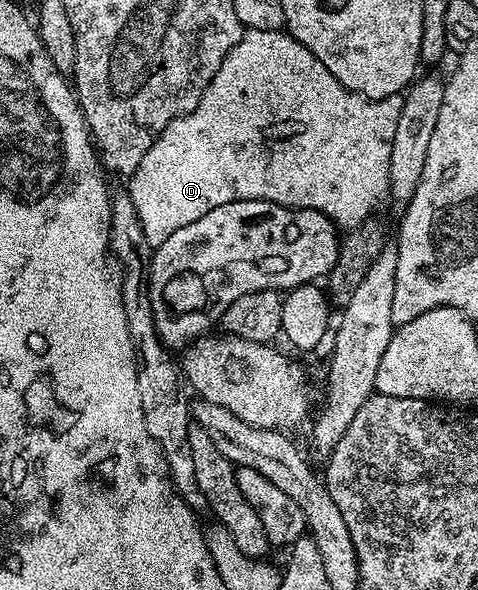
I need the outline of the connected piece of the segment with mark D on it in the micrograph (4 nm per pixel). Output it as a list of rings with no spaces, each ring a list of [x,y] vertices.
[[[271,30],[242,31],[241,40],[230,50],[227,58],[223,58],[223,66],[219,66],[219,70],[215,74],[215,78],[211,78],[207,90],[203,90],[203,98],[199,98],[199,106],[195,106],[195,110],[191,110],[191,114],[172,120],[161,131],[159,138],[151,146],[151,150],[147,150],[147,154],[143,154],[143,162],[139,162],[139,166],[133,171],[133,175],[128,177],[127,184],[129,185],[127,185],[127,191],[131,202],[135,202],[135,214],[139,214],[139,226],[143,226],[143,235],[146,236],[150,249],[155,249],[163,242],[167,242],[167,238],[171,238],[171,234],[175,234],[175,230],[179,230],[179,226],[187,226],[187,222],[195,222],[195,218],[203,218],[203,214],[207,214],[207,210],[215,210],[215,206],[223,206],[227,202],[235,202],[236,200],[270,200],[284,208],[313,208],[317,212],[324,212],[330,220],[336,222],[342,229],[352,230],[358,228],[363,219],[361,208],[363,210],[368,209],[370,202],[373,200],[373,167],[369,167],[368,170],[357,168],[357,160],[349,160],[349,95],[352,93],[350,88],[344,88],[342,84],[338,84],[337,79],[329,75],[327,66],[323,66],[323,62],[319,62],[319,58],[315,58],[315,54],[311,54],[311,50],[307,50],[307,46],[300,44],[288,32],[284,30],[279,32],[272,32]]]

